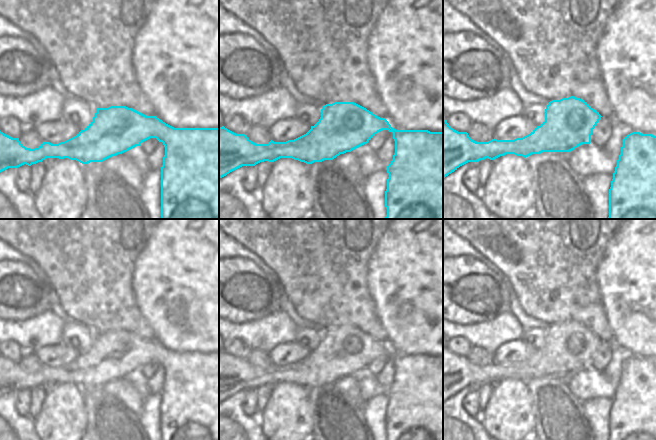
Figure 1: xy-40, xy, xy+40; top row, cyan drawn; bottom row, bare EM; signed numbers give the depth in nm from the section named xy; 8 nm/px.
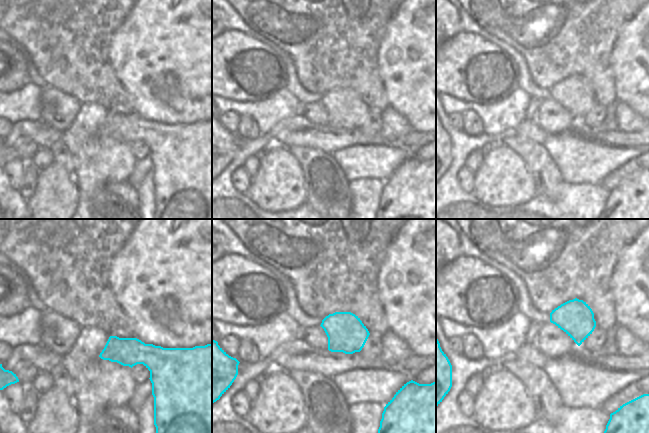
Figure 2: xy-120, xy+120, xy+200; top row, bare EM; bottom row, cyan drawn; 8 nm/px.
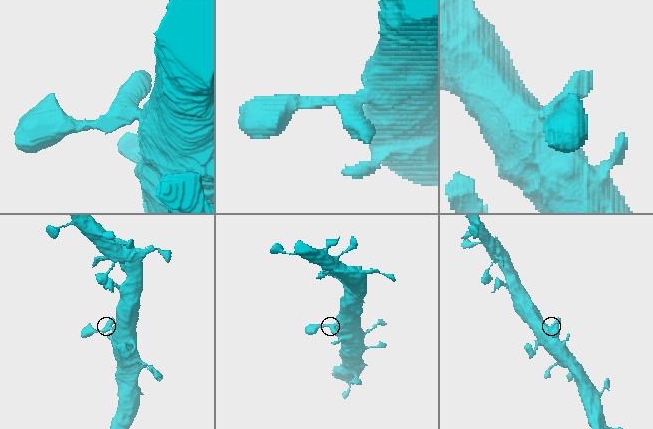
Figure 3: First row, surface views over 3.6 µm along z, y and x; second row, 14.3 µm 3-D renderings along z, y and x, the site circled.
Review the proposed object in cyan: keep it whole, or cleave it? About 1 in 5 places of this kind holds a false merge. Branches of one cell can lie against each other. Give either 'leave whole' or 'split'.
leave whole

